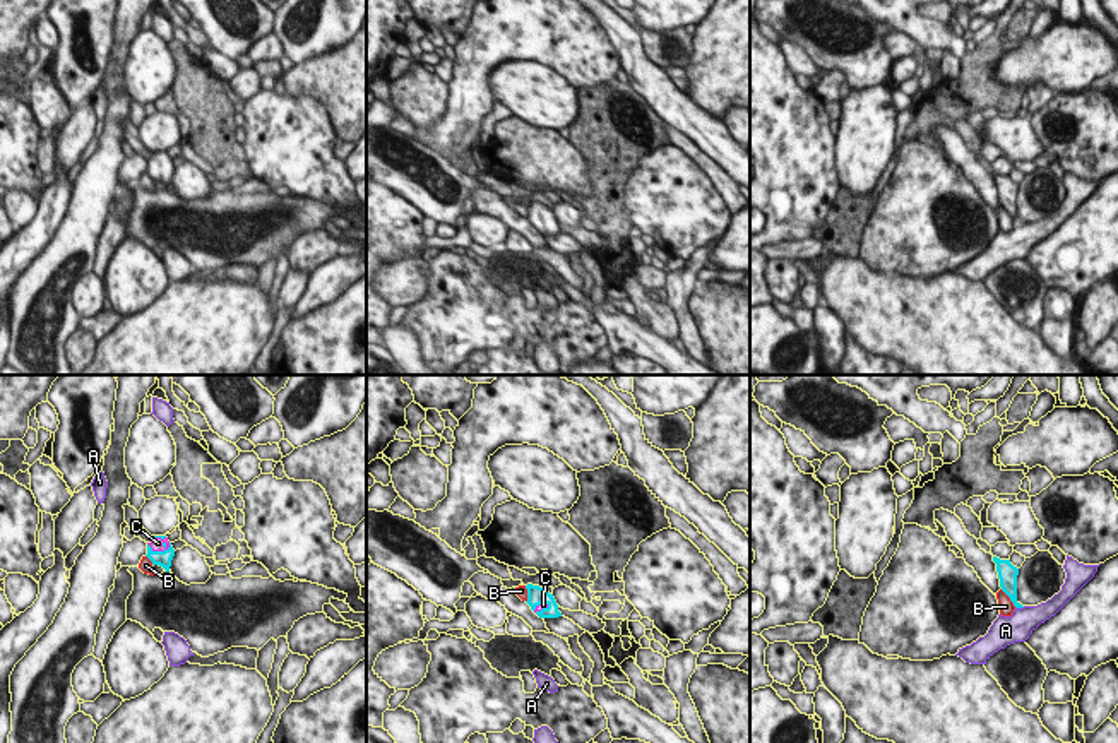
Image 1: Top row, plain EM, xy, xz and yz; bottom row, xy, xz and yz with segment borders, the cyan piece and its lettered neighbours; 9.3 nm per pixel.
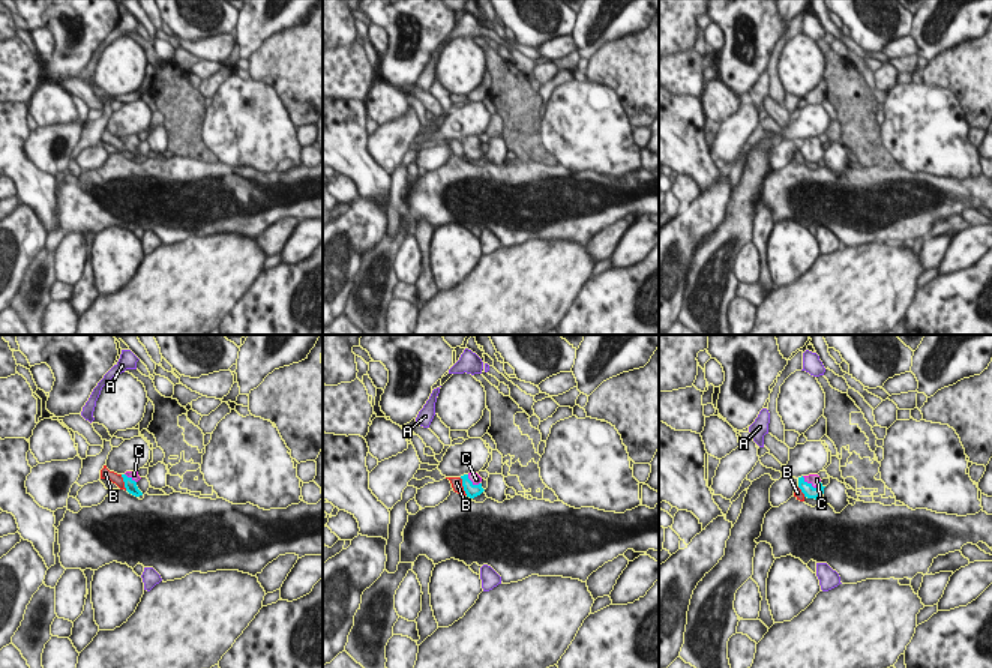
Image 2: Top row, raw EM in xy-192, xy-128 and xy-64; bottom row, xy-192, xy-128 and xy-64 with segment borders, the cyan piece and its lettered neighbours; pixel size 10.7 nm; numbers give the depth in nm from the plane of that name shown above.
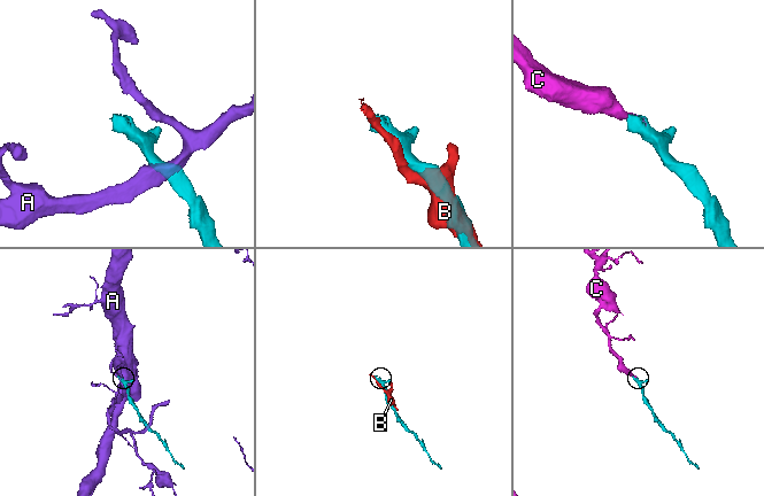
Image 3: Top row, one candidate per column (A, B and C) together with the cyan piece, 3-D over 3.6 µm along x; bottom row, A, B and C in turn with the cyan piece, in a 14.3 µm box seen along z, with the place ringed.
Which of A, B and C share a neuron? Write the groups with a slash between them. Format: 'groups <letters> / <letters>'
groups A / B / C

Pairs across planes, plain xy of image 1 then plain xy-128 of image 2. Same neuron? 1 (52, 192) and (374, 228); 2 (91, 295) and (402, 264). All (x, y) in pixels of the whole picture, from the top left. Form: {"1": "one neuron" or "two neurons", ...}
{"1": "one neuron", "2": "one neuron"}

